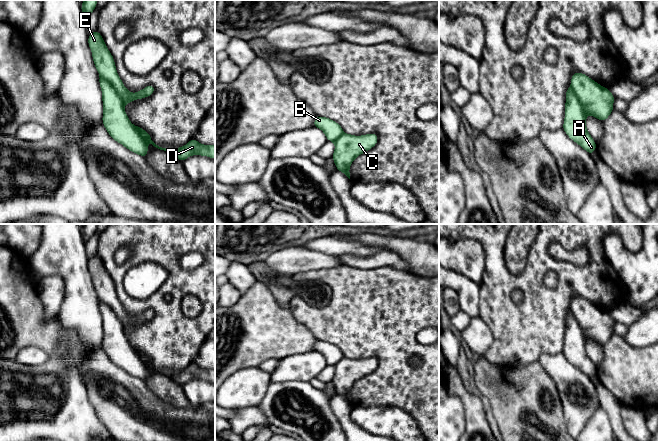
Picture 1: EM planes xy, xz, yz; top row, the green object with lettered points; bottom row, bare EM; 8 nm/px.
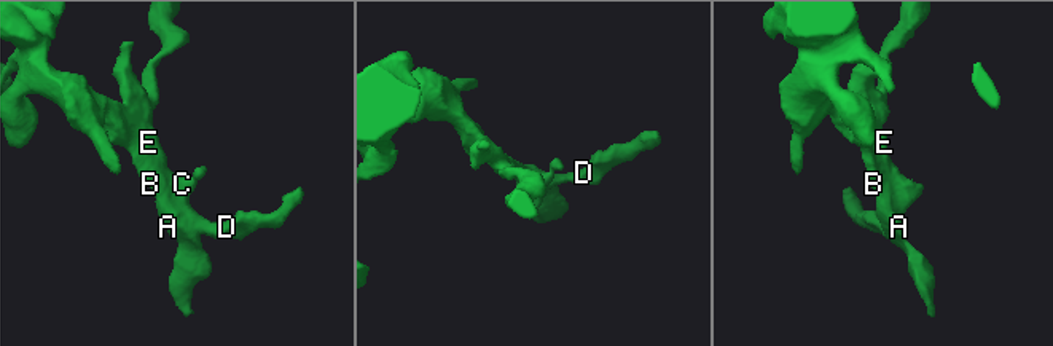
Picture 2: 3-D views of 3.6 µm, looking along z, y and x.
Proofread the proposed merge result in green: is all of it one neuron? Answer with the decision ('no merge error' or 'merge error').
merge error

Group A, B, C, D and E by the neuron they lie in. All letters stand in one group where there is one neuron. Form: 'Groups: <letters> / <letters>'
Groups: A B / C D E

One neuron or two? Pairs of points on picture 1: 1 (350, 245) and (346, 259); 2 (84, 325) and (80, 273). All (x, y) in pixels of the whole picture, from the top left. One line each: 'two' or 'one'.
1: two
2: one

